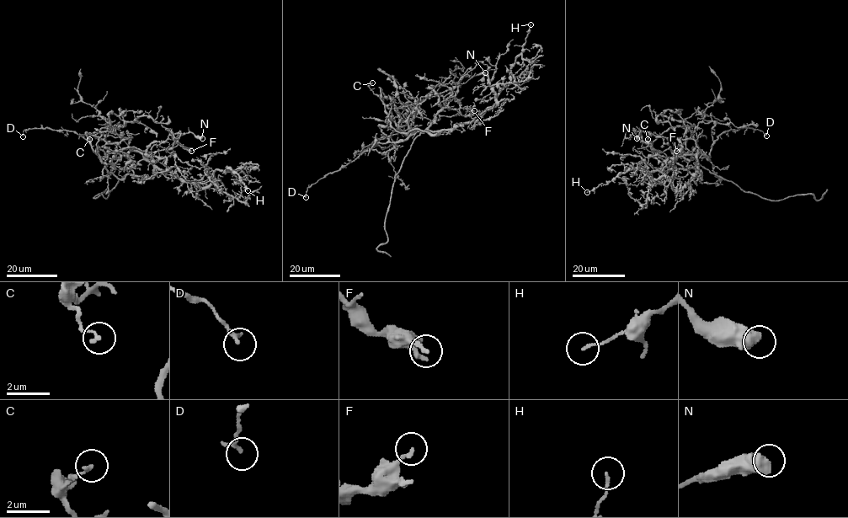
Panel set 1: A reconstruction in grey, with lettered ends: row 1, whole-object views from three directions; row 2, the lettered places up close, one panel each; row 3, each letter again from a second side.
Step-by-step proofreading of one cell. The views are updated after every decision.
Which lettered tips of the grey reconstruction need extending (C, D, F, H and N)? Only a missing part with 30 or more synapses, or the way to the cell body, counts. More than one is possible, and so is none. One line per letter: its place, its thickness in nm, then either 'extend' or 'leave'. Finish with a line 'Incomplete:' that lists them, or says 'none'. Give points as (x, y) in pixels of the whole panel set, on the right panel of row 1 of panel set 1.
C: (648, 139) | 140 nm | leave
D: (766, 136) | 190 nm | leave
F: (676, 151) | 170 nm | leave
H: (587, 192) | 110 nm | leave
N: (637, 138) | 700 nm | leave
Incomplete: none

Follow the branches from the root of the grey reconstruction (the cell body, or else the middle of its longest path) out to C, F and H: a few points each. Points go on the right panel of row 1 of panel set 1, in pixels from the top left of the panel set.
C: (681, 165), (699, 181), (695, 166), (699, 151), (693, 139), (669, 137), (665, 143), (655, 133), (648, 139)
F: (681, 165), (670, 162), (653, 142), (671, 127), (693, 130), (694, 125), (658, 114), (681, 143), (676, 151)
H: (681, 165), (701, 178), (697, 170), (685, 186), (674, 189), (658, 171), (630, 168), (587, 192)

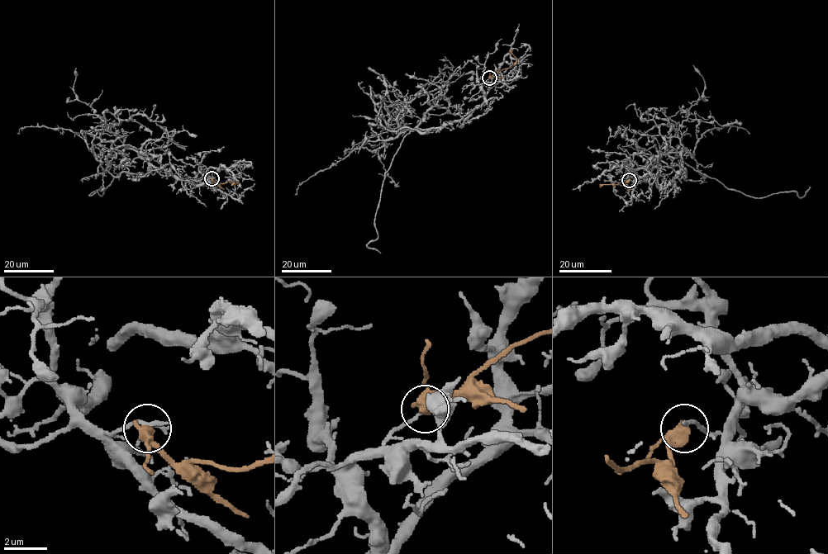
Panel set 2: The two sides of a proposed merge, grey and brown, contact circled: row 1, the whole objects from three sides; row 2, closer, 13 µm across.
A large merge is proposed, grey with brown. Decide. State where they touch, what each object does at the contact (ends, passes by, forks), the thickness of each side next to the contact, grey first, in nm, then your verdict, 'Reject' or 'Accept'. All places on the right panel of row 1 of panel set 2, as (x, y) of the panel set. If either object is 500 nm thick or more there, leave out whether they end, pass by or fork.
Place: (629, 180). At the ring grey ends. At the ring brown passes by. Thickness 220 nm (grey) against 420 nm. Reject

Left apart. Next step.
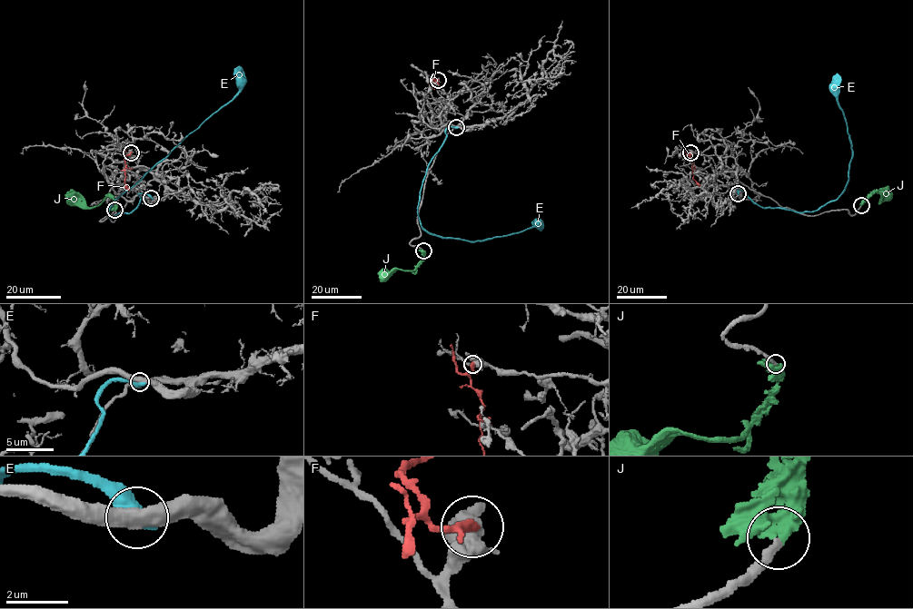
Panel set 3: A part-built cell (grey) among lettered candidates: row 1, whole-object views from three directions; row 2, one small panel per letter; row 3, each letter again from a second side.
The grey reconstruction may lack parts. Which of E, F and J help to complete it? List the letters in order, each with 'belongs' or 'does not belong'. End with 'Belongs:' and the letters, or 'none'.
E: does not belong
F: does not belong
J: belongs
Belongs: J

